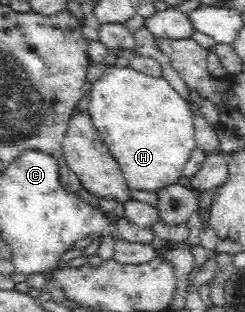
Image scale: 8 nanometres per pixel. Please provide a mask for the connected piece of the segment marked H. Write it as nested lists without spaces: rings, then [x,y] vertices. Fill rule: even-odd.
[[[113,64],[105,70],[101,78],[92,84],[87,105],[94,119],[95,128],[102,136],[109,152],[117,161],[126,185],[137,190],[154,192],[157,188],[177,184],[181,176],[187,174],[186,164],[191,153],[197,149],[193,129],[193,116],[196,106],[175,89],[165,77],[151,77],[129,66]]]

